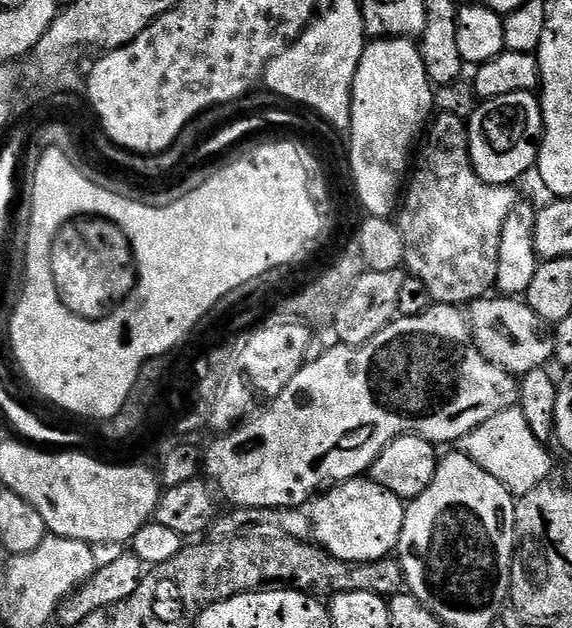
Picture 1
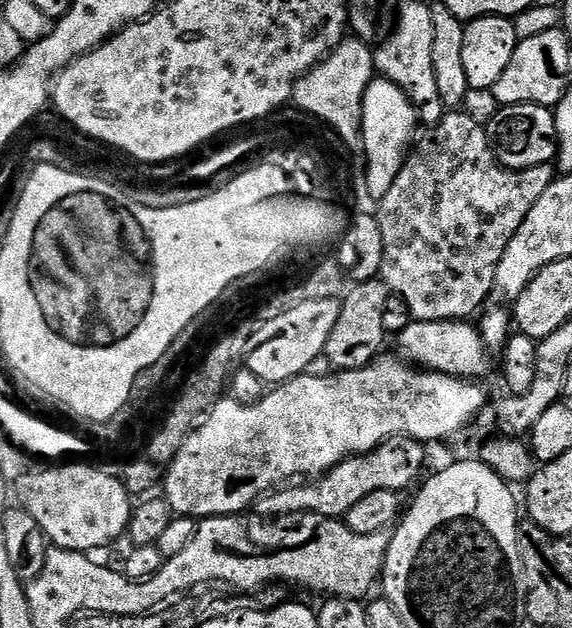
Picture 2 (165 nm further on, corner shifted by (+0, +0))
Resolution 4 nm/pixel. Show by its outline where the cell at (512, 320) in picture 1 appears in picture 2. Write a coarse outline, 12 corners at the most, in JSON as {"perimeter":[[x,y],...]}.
{"perimeter":[[413,320],[395,340],[427,371],[480,378],[490,349],[468,320]]}

